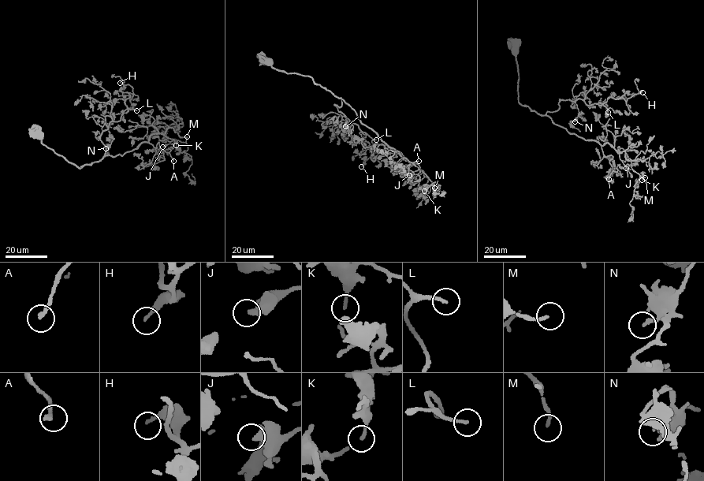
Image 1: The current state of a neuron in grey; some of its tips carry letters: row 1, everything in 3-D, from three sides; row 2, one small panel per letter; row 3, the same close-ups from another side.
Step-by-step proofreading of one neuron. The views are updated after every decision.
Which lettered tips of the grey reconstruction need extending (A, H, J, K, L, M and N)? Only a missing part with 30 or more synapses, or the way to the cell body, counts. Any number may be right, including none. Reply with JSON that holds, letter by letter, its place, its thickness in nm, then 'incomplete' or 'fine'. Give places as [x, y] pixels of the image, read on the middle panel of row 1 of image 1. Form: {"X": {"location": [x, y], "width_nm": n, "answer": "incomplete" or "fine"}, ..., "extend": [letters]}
{"A": {"location": [419, 161], "width_nm": 200, "answer": "incomplete"}, "H": {"location": [361, 166], "width_nm": 150, "answer": "fine"}, "J": {"location": [409, 175], "width_nm": 360, "answer": "fine"}, "K": {"location": [424, 191], "width_nm": 110, "answer": "fine"}, "L": {"location": [376, 139], "width_nm": 160, "answer": "incomplete"}, "M": {"location": [434, 188], "width_nm": 150, "answer": "incomplete"}, "N": {"location": [345, 126], "width_nm": 160, "answer": "fine"}, "extend": ["A", "L", "M"]}

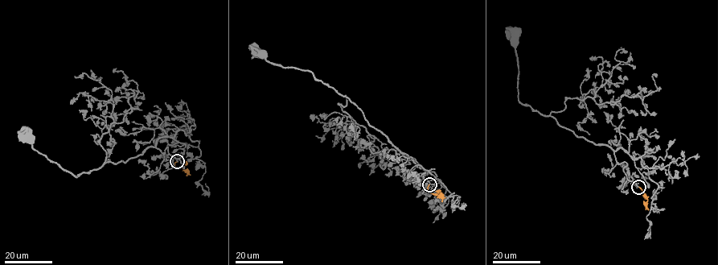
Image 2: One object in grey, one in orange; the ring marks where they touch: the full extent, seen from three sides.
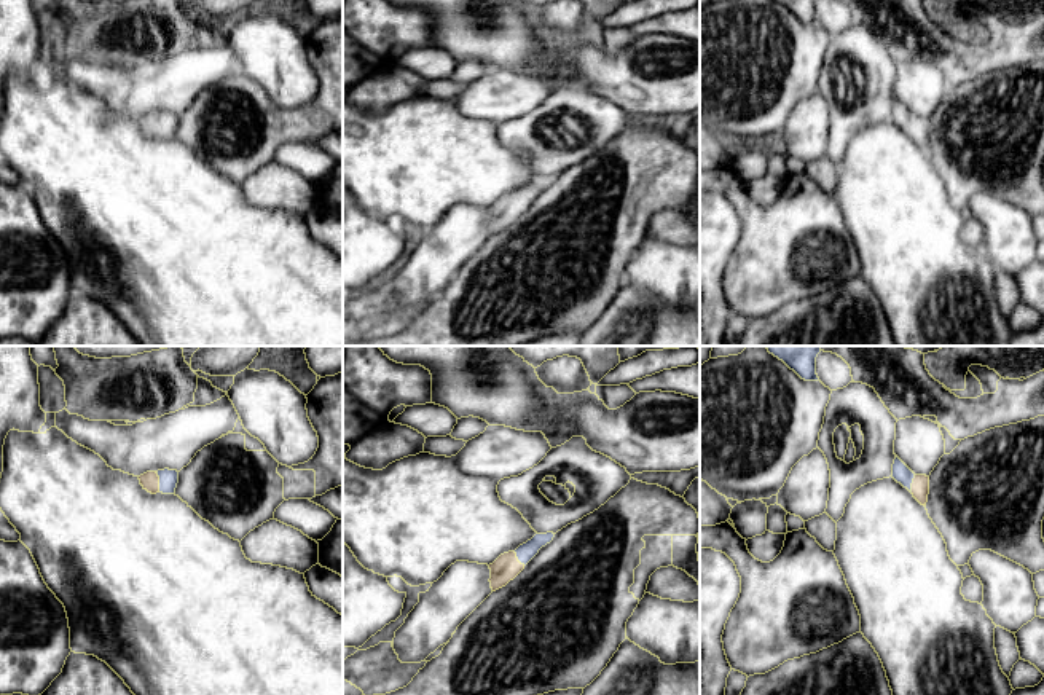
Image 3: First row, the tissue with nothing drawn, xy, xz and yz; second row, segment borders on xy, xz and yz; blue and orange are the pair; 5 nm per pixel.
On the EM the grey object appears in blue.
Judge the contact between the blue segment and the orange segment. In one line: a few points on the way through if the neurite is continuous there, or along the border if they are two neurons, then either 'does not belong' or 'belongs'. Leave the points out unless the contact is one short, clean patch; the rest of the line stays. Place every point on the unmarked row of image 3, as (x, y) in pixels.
runs through xy (168, 121), (160, 125), (150, 123); belongs

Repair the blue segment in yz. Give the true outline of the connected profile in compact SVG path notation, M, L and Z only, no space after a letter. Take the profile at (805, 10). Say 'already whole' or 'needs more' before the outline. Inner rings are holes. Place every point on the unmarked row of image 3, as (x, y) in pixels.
already whole | M778 0L805 24L819 24L816 0Z

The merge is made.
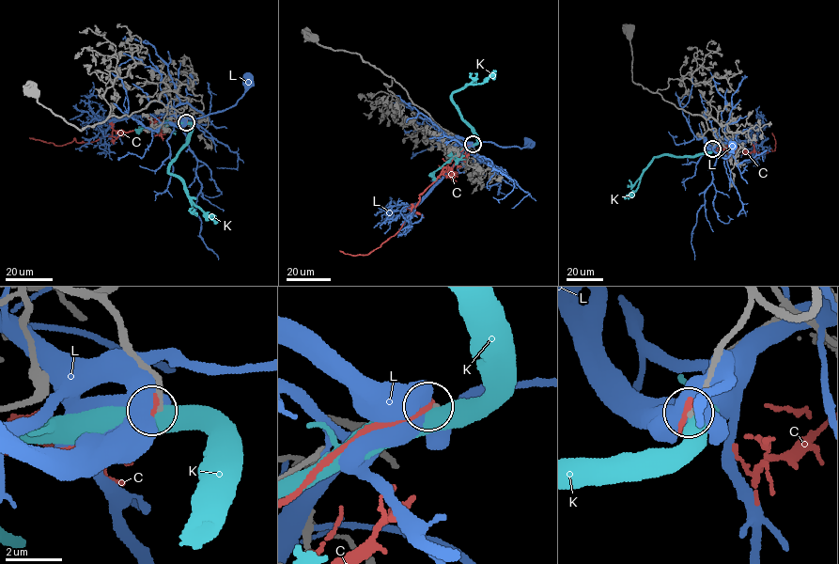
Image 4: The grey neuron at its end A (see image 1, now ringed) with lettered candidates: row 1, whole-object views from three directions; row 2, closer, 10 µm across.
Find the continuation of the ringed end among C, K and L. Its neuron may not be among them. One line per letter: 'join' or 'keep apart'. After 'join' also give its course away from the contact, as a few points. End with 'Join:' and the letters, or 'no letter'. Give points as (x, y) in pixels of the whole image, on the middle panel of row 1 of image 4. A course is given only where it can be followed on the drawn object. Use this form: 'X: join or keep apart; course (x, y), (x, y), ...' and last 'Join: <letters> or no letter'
C: keep apart
K: keep apart
L: keep apart
Join: no letter

